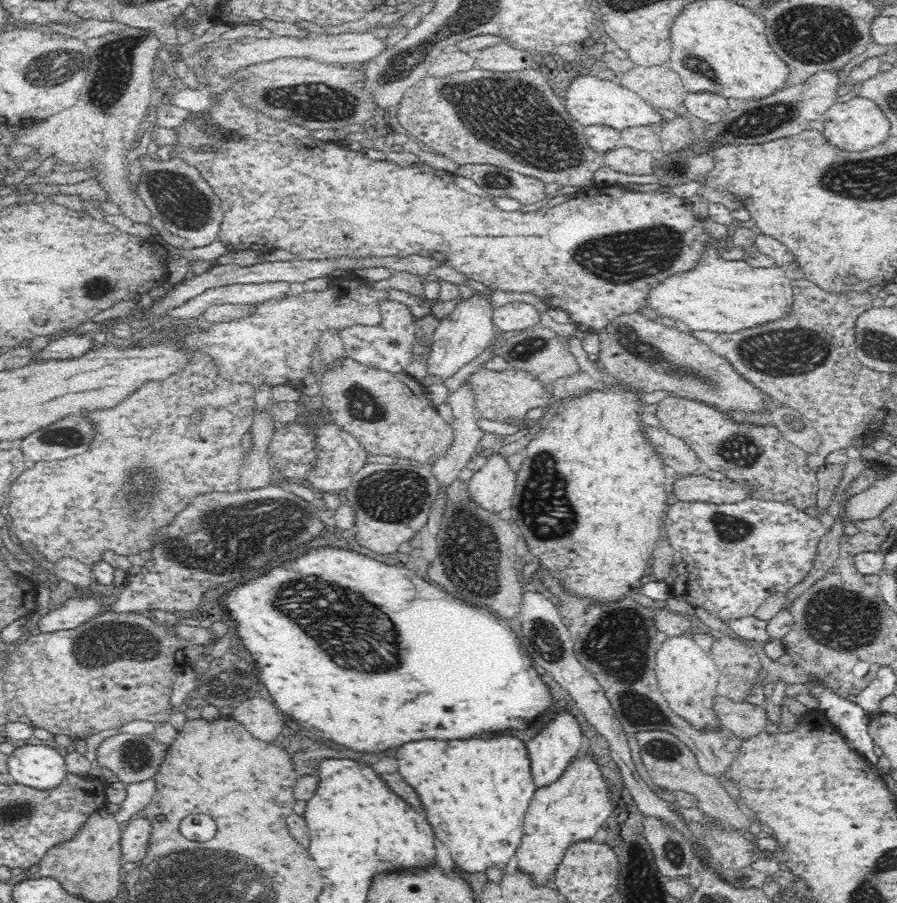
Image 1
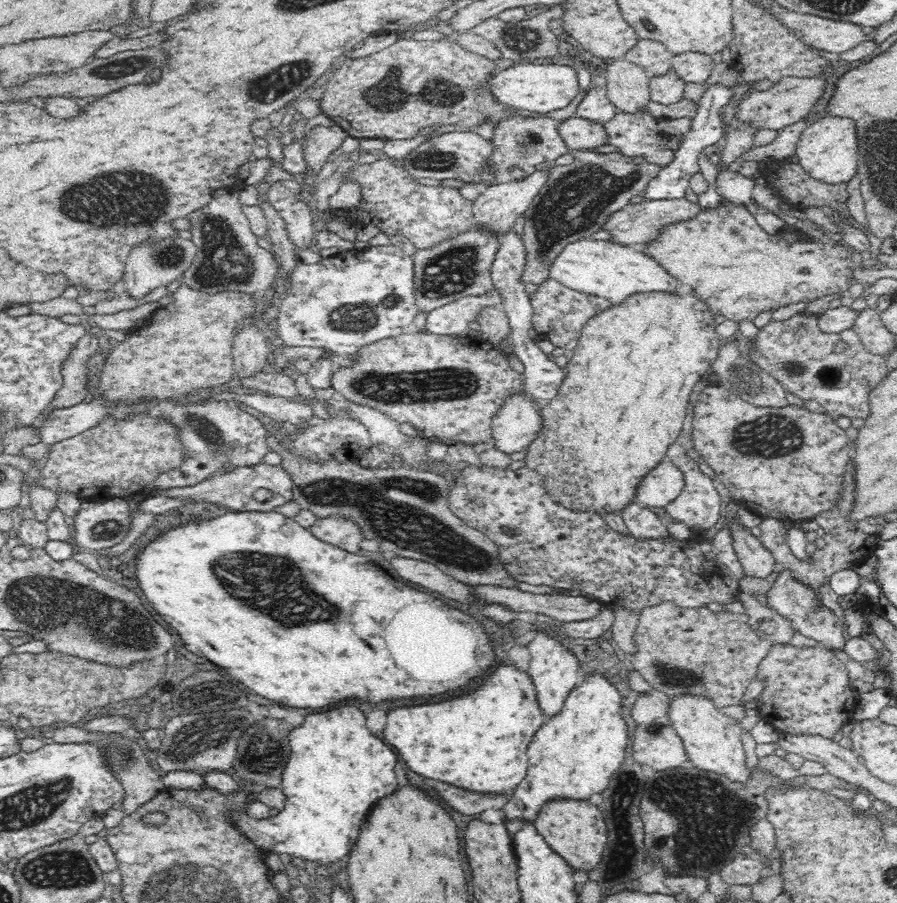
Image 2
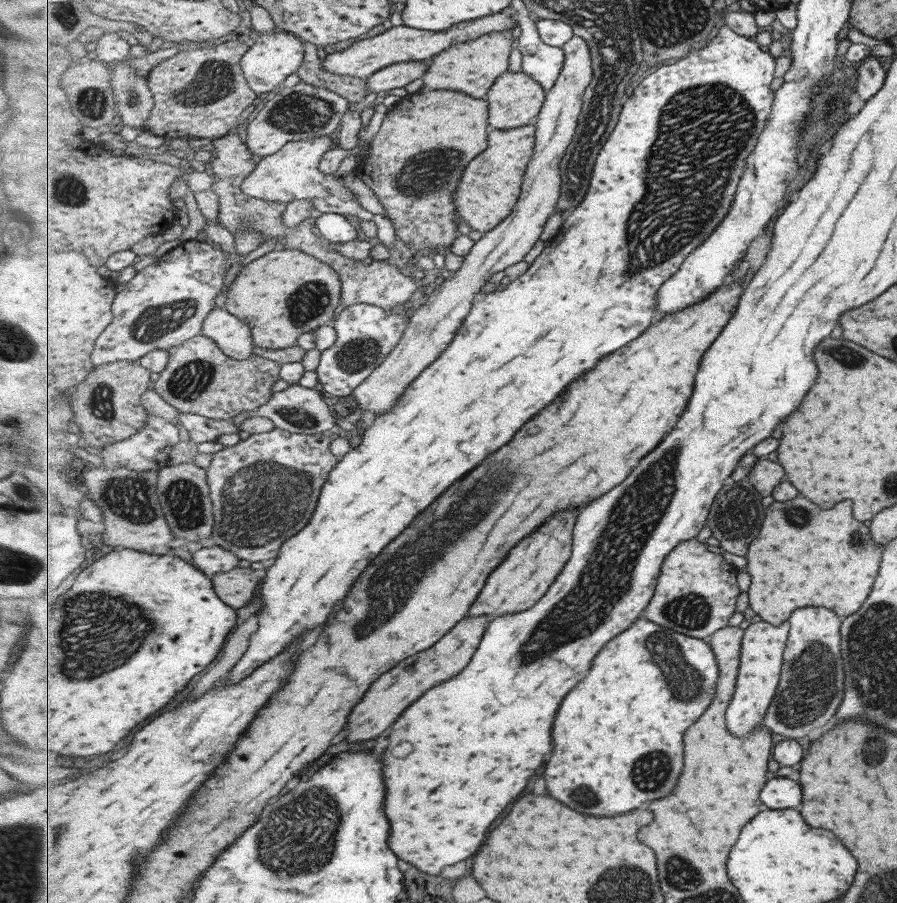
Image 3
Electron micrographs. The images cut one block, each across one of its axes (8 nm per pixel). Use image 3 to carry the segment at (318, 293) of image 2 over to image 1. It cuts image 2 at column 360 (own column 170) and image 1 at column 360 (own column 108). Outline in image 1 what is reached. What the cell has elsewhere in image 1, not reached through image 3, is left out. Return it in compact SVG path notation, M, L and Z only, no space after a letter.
M391 301L388 303L383 303L381 310L382 310L382 317L384 317L384 324L382 326L382 330L370 330L370 328L380 328L380 327L353 327L352 330L348 330L348 334L342 334L342 340L344 340L344 349L346 349L346 354L348 354L348 356L352 360L355 360L360 364L364 364L372 369L384 370L385 372L389 372L390 374L396 374L396 375L405 374L404 368L406 368L406 366L410 362L412 362L412 358L411 356L409 356L409 352L411 351L411 345L414 344L414 340L416 340L416 337L419 335L419 326L417 326L416 318L408 310L408 307L400 302Z

